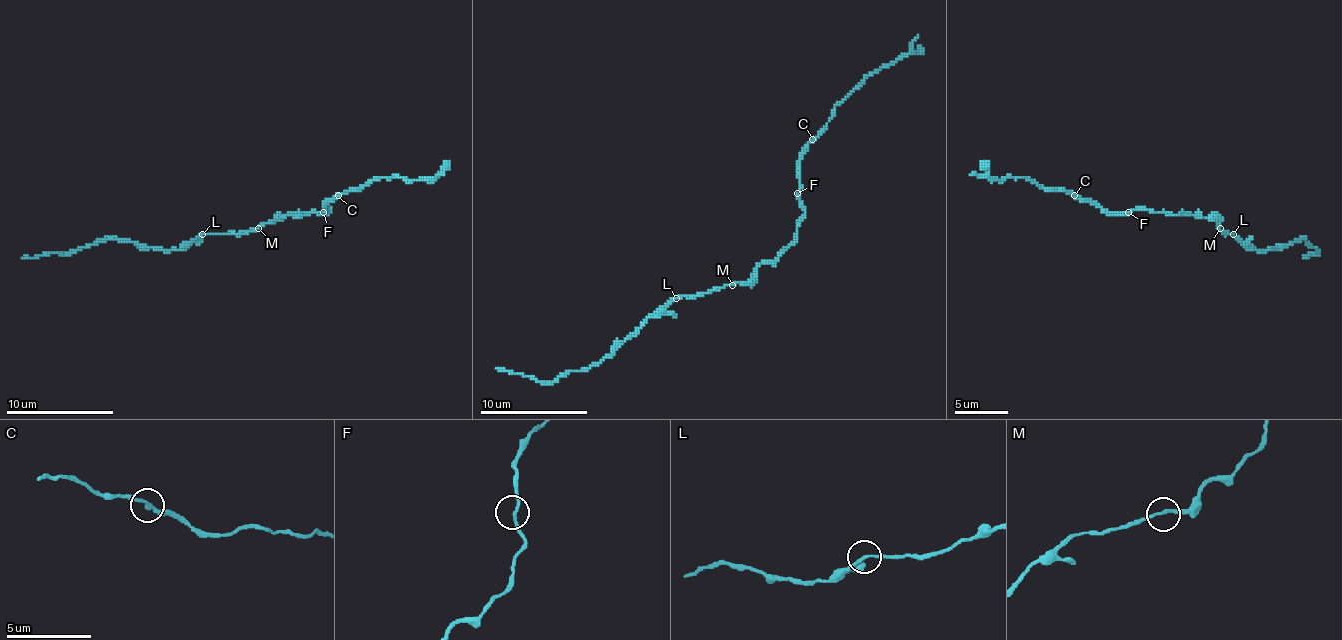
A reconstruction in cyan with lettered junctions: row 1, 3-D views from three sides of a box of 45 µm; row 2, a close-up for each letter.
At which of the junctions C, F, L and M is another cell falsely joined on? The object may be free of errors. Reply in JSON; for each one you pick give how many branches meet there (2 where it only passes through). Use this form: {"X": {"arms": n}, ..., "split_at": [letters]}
{"split_at": []}

